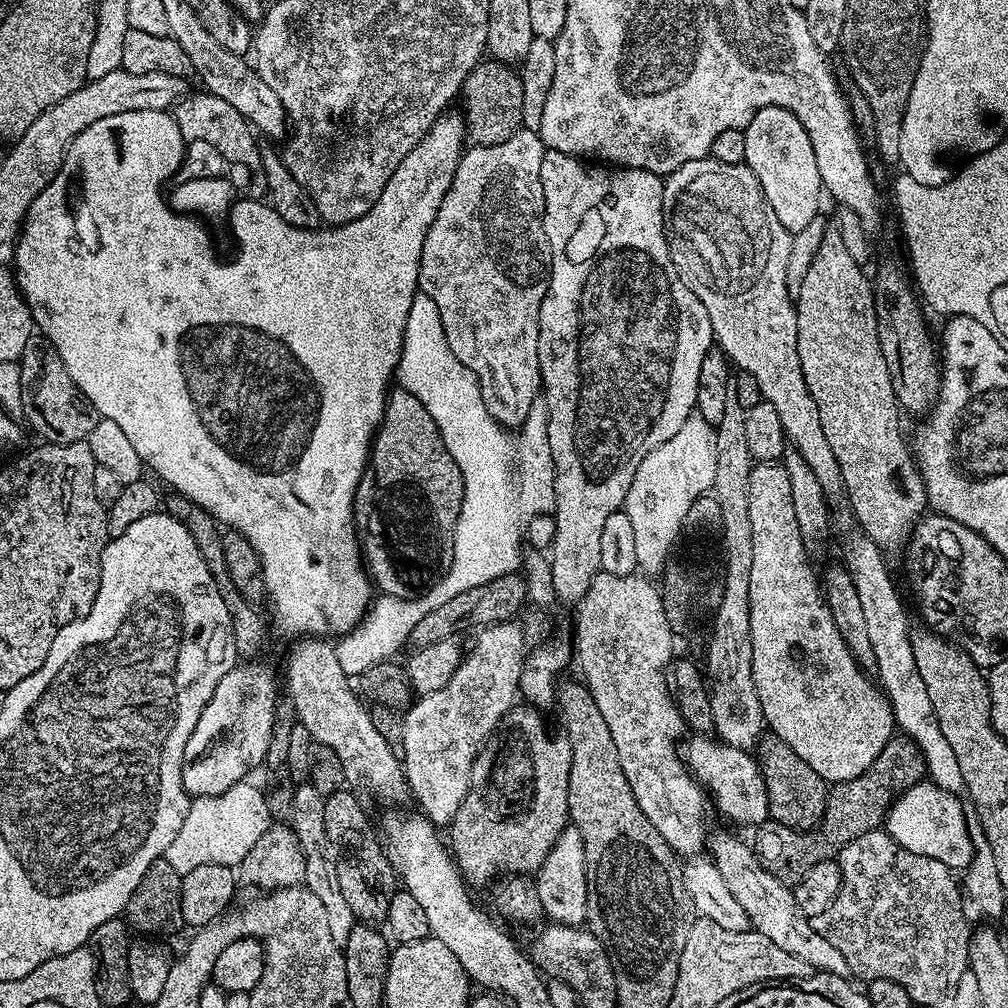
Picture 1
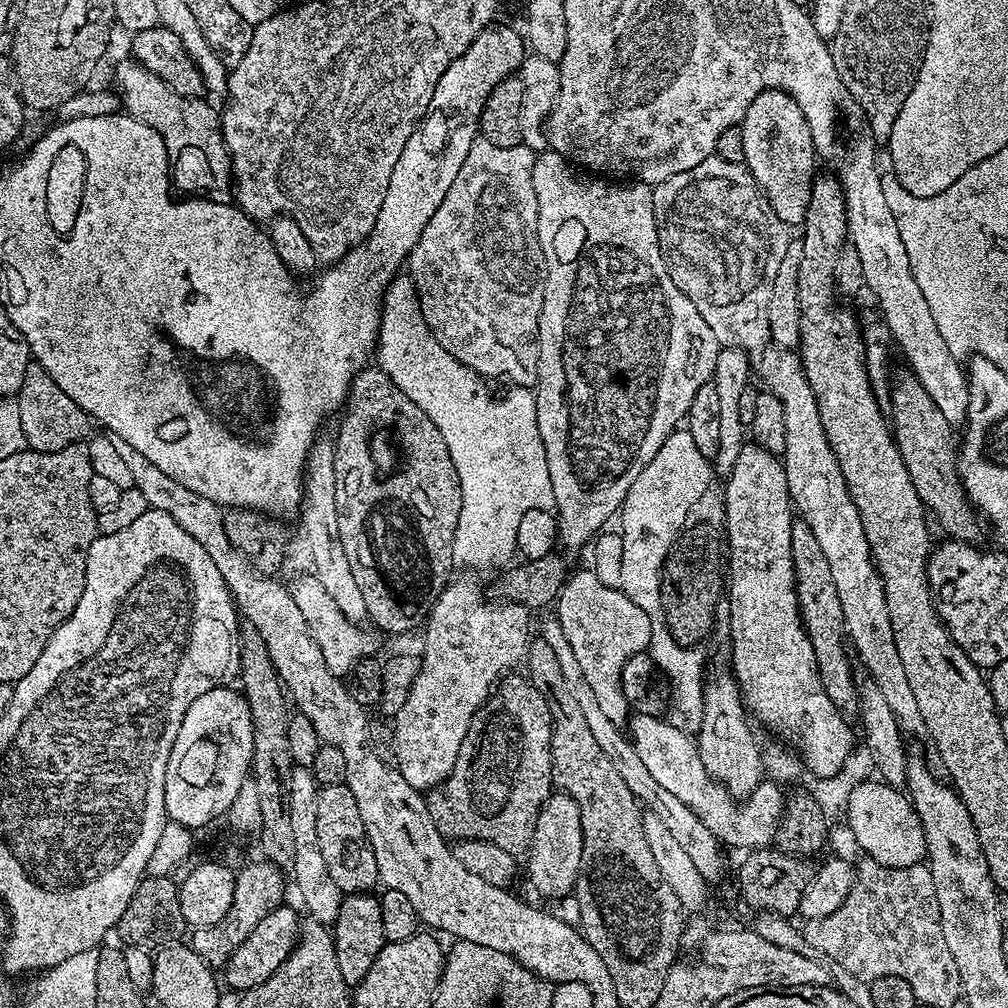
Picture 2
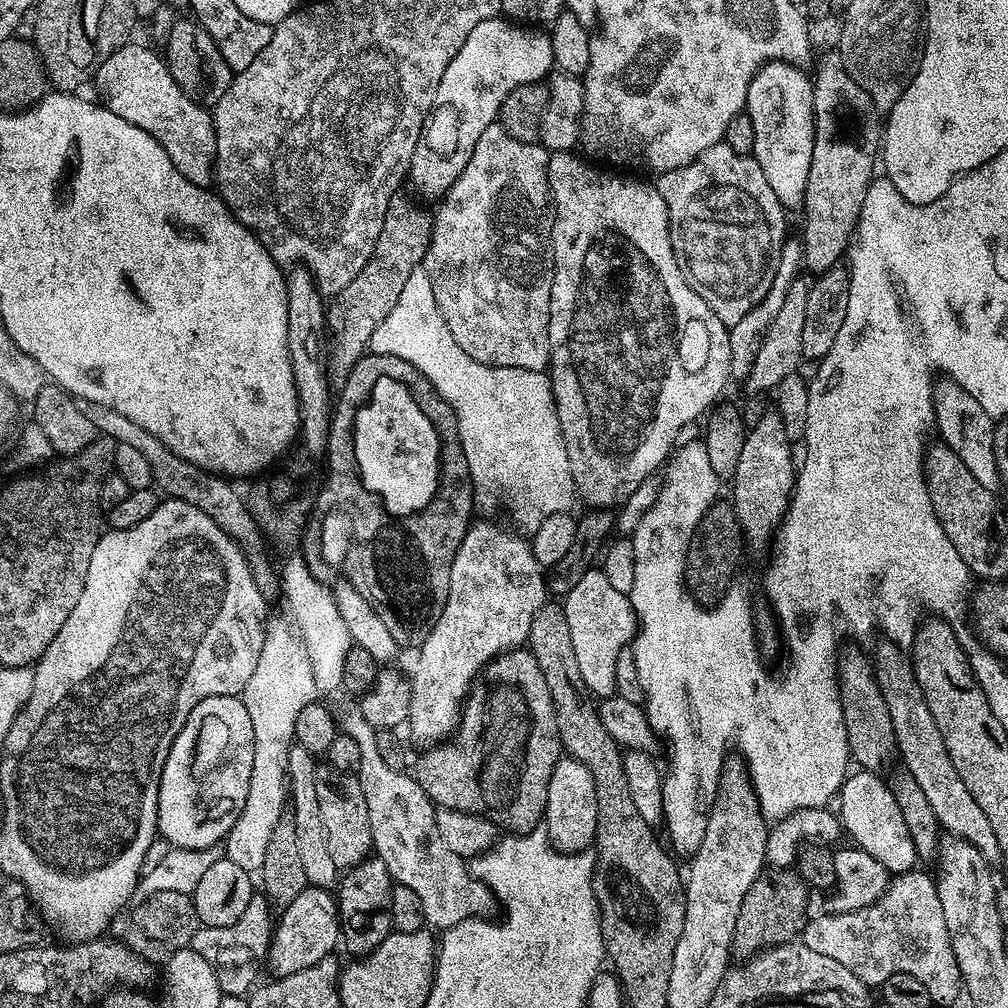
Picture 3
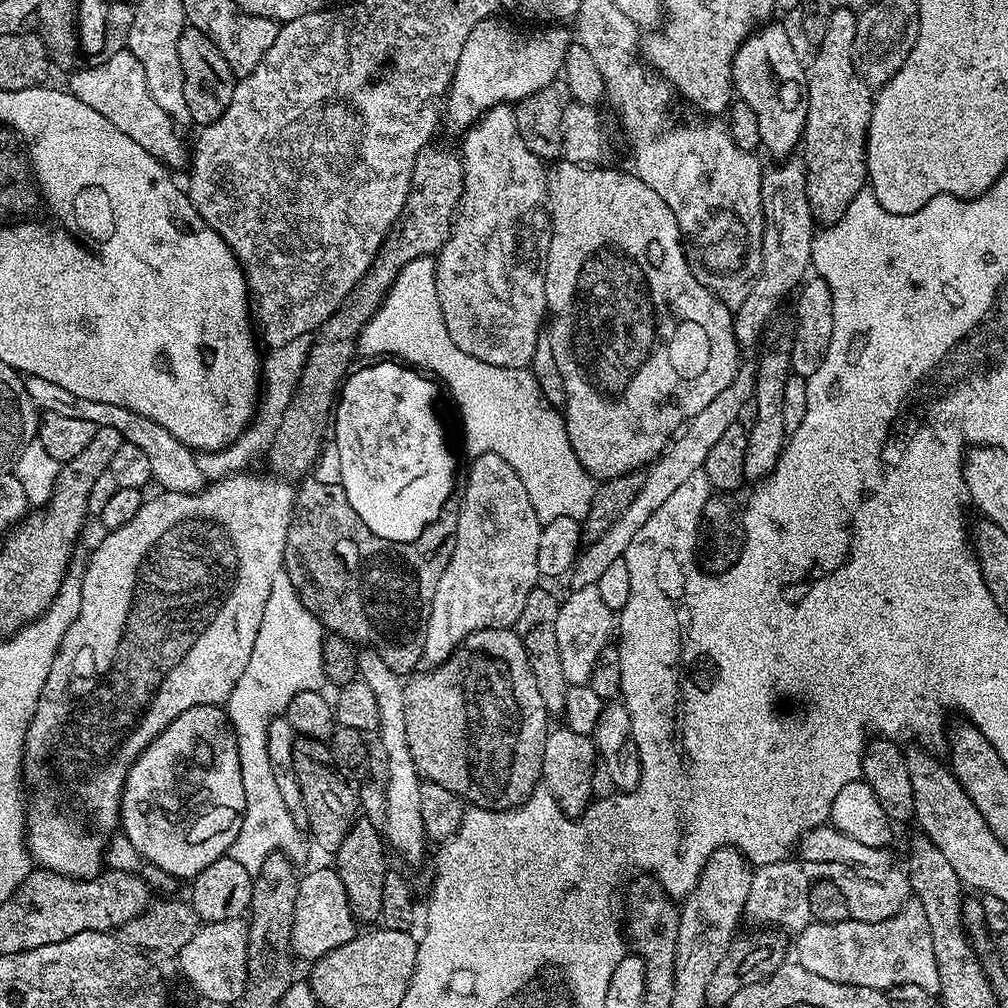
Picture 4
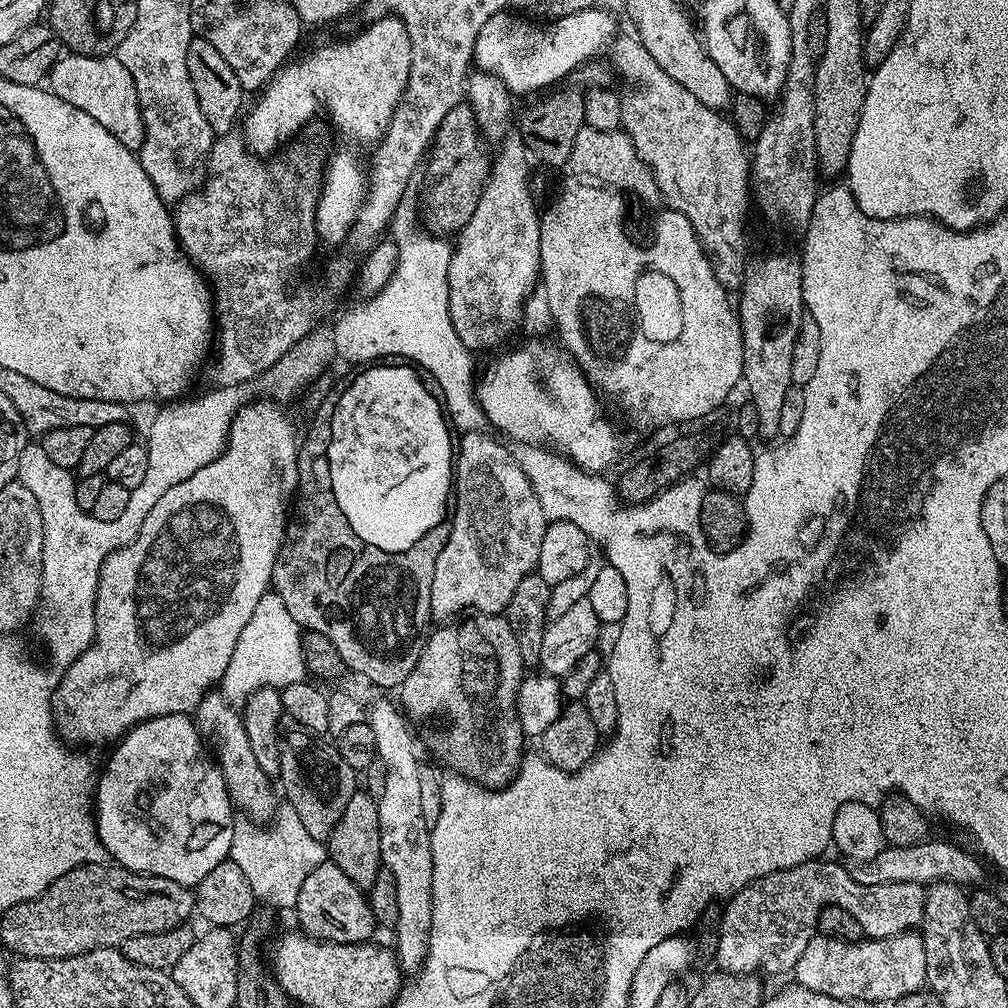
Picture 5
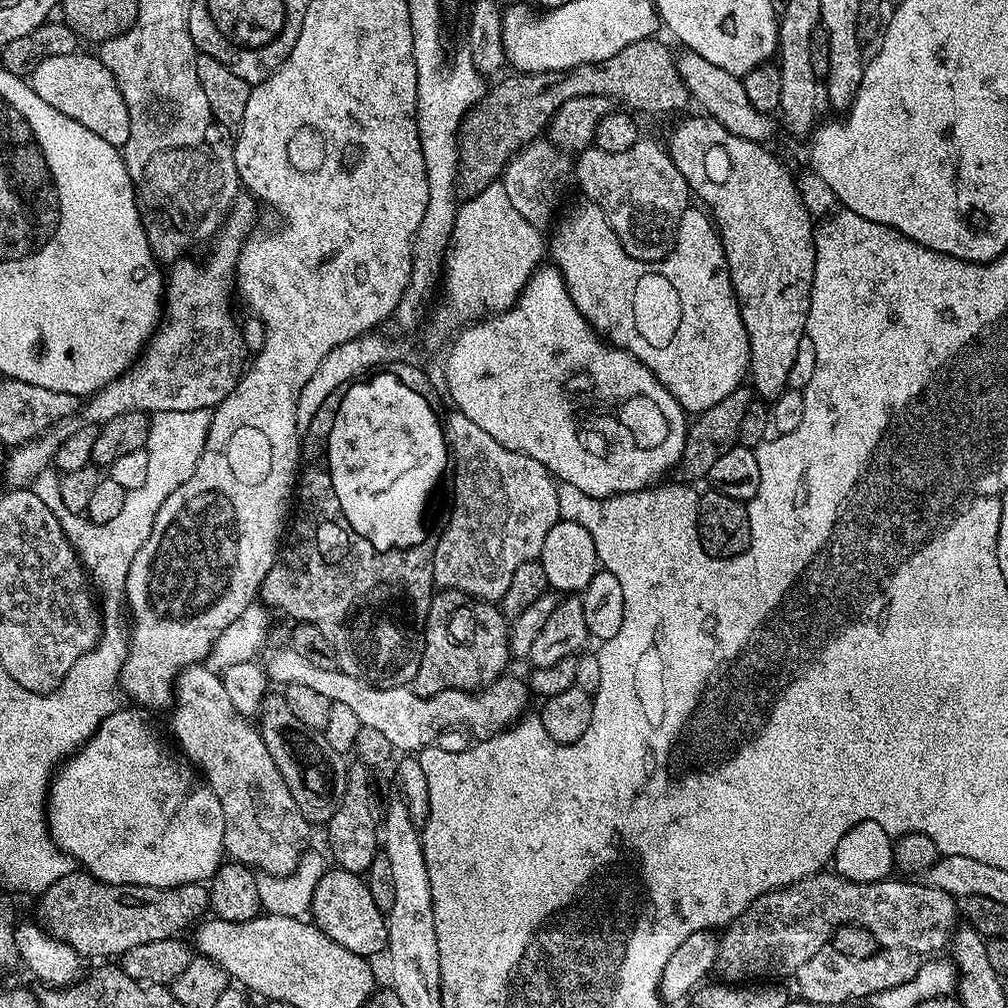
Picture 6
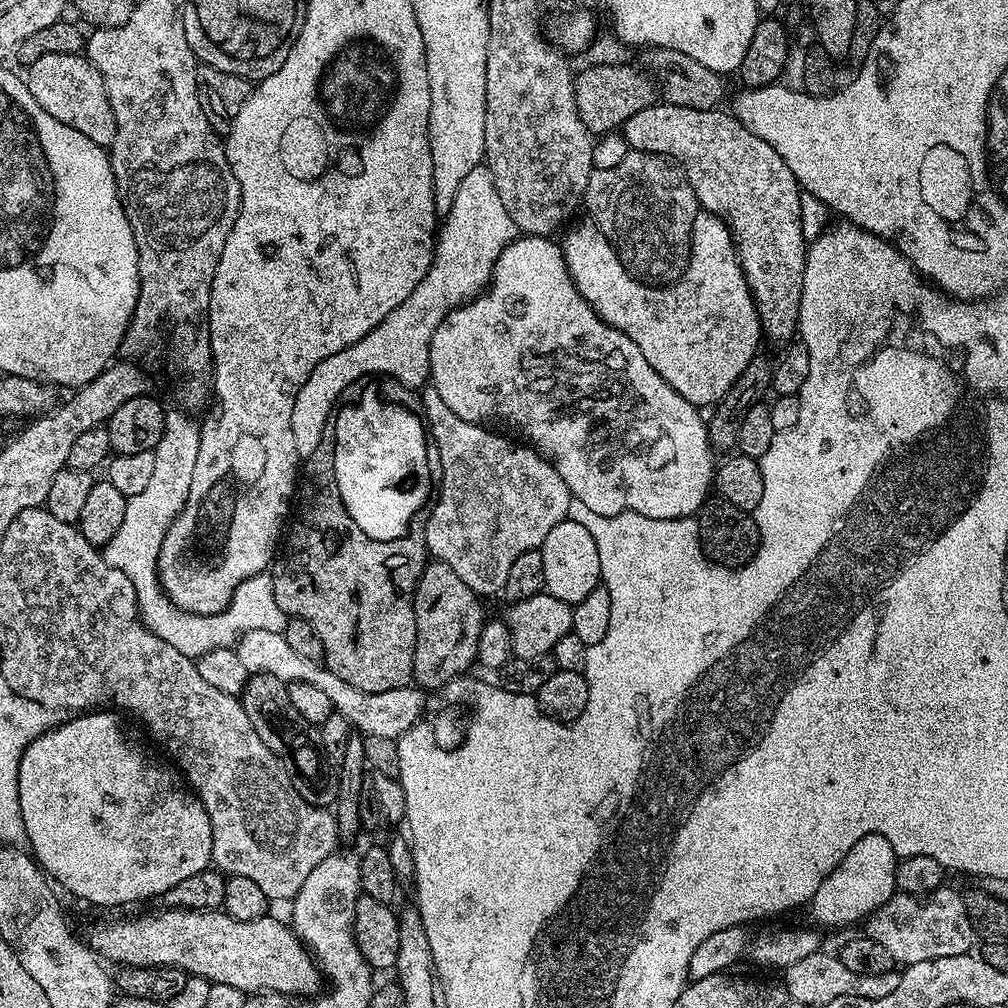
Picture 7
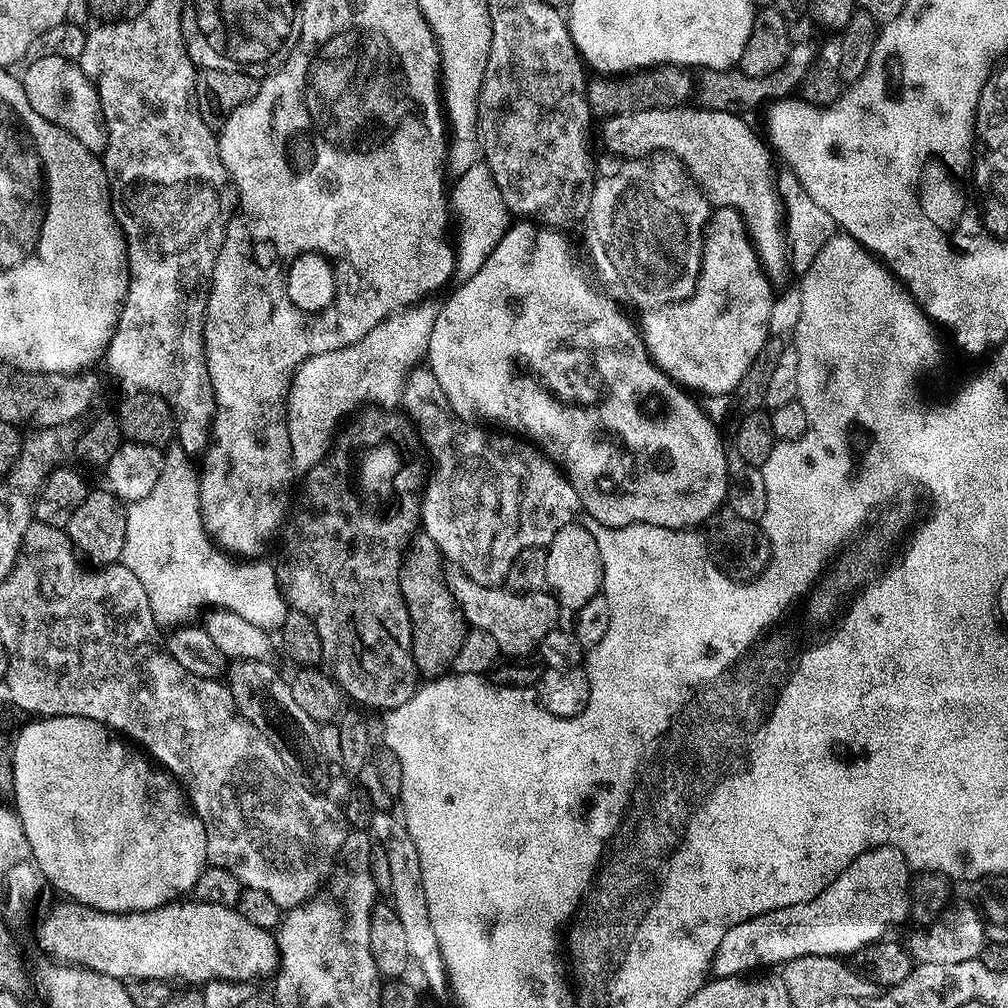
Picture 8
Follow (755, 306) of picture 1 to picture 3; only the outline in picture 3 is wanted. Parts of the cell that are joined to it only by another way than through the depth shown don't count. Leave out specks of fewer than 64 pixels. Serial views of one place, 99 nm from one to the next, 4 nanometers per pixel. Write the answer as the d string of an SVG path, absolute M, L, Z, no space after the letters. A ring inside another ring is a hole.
M721 142L710 146L710 150L686 166L659 173L655 186L666 204L670 250L674 250L674 262L688 288L710 306L725 326L738 322L738 318L748 314L770 290L776 273L776 258L786 239L786 209L778 202L774 190L770 190L770 182L766 182L762 168L754 157L734 154L730 146ZM891 642L883 643L877 646L876 658L874 657L876 682L882 692L882 697L885 698L886 707L890 710L896 751L899 759L904 759L903 771L909 772L914 782L918 782L922 794L926 794L926 802L930 804L930 810L934 810L934 818L947 835L970 842L984 855L986 861L999 861L1000 847L998 838L994 838L994 830L990 830L990 818L986 818L982 806L978 806L978 802L970 798L970 790L966 790L966 782L958 778L958 770L954 770L954 762L950 762L950 754L946 754L946 742L942 742L942 734L938 734L938 726L930 715L930 706L926 706L926 698L922 698L922 686L918 686L916 676L912 673L909 657L905 653L903 656L903 649L899 645Z

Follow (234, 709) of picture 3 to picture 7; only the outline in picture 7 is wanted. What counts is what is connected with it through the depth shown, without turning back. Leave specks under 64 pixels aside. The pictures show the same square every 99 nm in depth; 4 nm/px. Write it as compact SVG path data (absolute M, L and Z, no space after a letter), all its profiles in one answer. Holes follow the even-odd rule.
M92 710L87 714L73 716L76 716L73 720L68 720L65 724L57 723L47 732L43 732L37 740L30 742L18 766L18 802L24 823L24 835L36 863L60 888L62 886L70 895L77 896L88 904L97 904L100 908L136 904L150 896L163 897L164 893L178 886L178 882L186 882L186 878L194 878L194 874L205 871L212 864L212 827L202 802L188 787L183 775L163 755L155 756L130 729L124 728L123 722L119 720L121 717L115 711Z

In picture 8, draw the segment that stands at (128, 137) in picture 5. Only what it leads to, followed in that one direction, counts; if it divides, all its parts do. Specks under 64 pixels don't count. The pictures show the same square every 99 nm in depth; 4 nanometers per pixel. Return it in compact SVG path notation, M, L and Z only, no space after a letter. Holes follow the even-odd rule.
M40 58L32 60L29 65L29 68L24 72L24 76L22 75L22 83L26 90L26 98L30 98L30 106L34 106L34 110L38 110L38 114L42 114L42 118L46 118L46 122L66 130L66 134L70 134L80 142L88 152L93 154L103 153L108 141L108 131L104 125L104 115L100 109L100 99L96 93L95 84L80 69L79 63L64 58Z

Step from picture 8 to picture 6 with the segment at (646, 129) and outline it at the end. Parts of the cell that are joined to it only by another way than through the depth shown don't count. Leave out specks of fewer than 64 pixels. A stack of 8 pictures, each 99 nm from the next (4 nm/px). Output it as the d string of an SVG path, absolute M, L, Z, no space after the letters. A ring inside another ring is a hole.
M695 115L686 117L673 130L666 143L666 151L674 166L678 166L682 178L686 178L689 193L701 200L697 201L710 213L720 234L730 282L748 335L750 384L761 401L771 402L788 387L790 366L794 366L794 357L798 355L798 342L802 342L808 330L816 261L814 223L791 174L780 165L778 157L771 156L764 149L767 147L763 143L730 134L730 130L726 130L726 126L713 116Z

